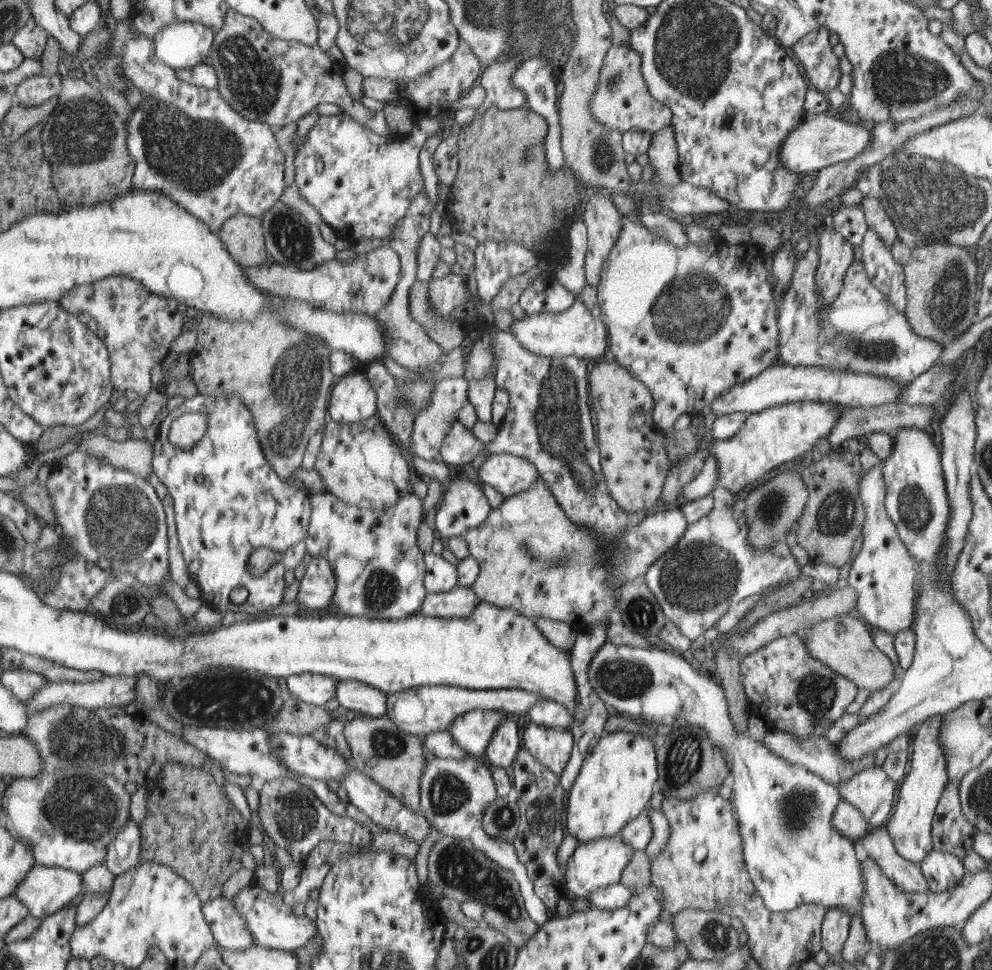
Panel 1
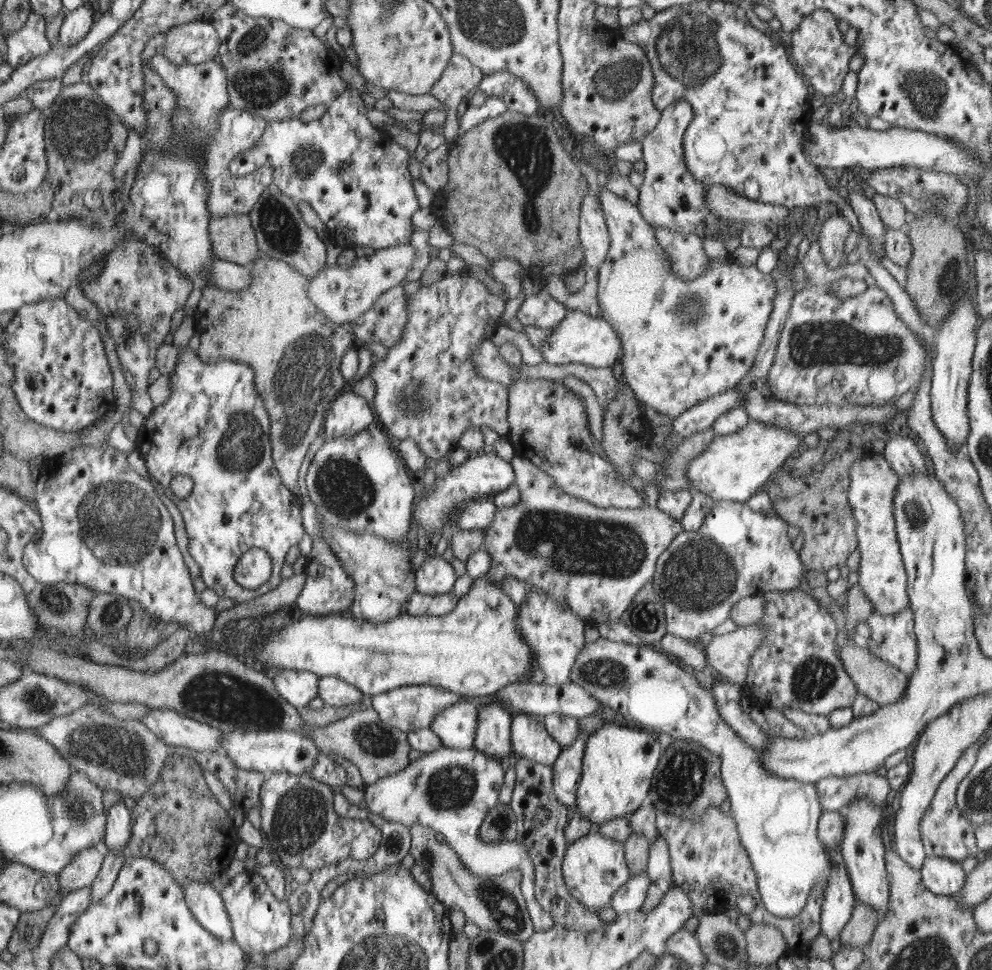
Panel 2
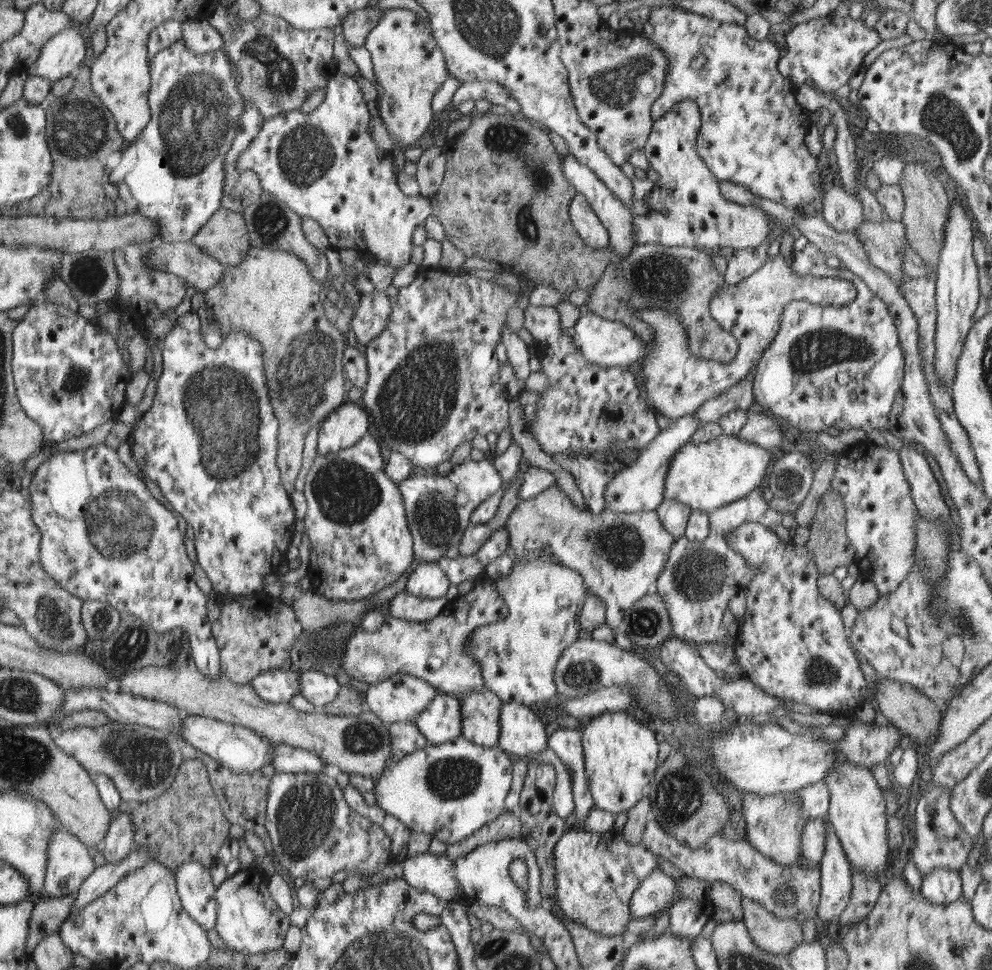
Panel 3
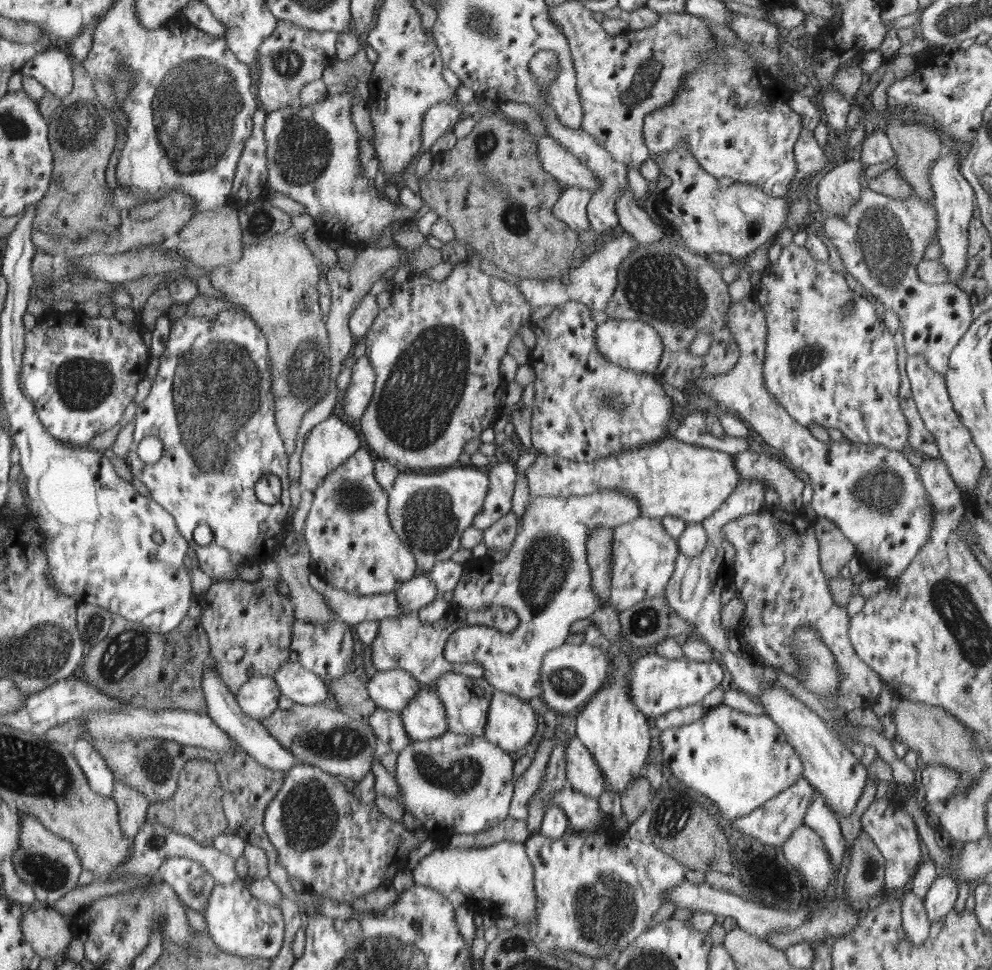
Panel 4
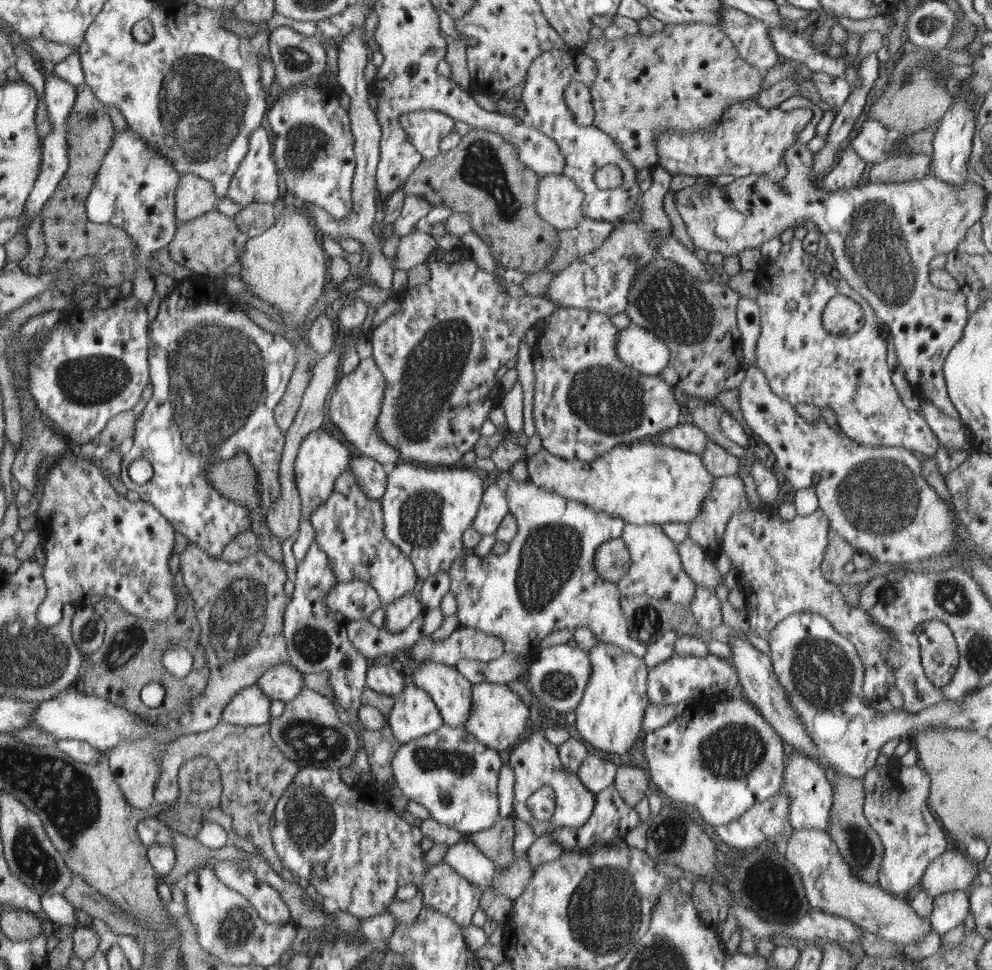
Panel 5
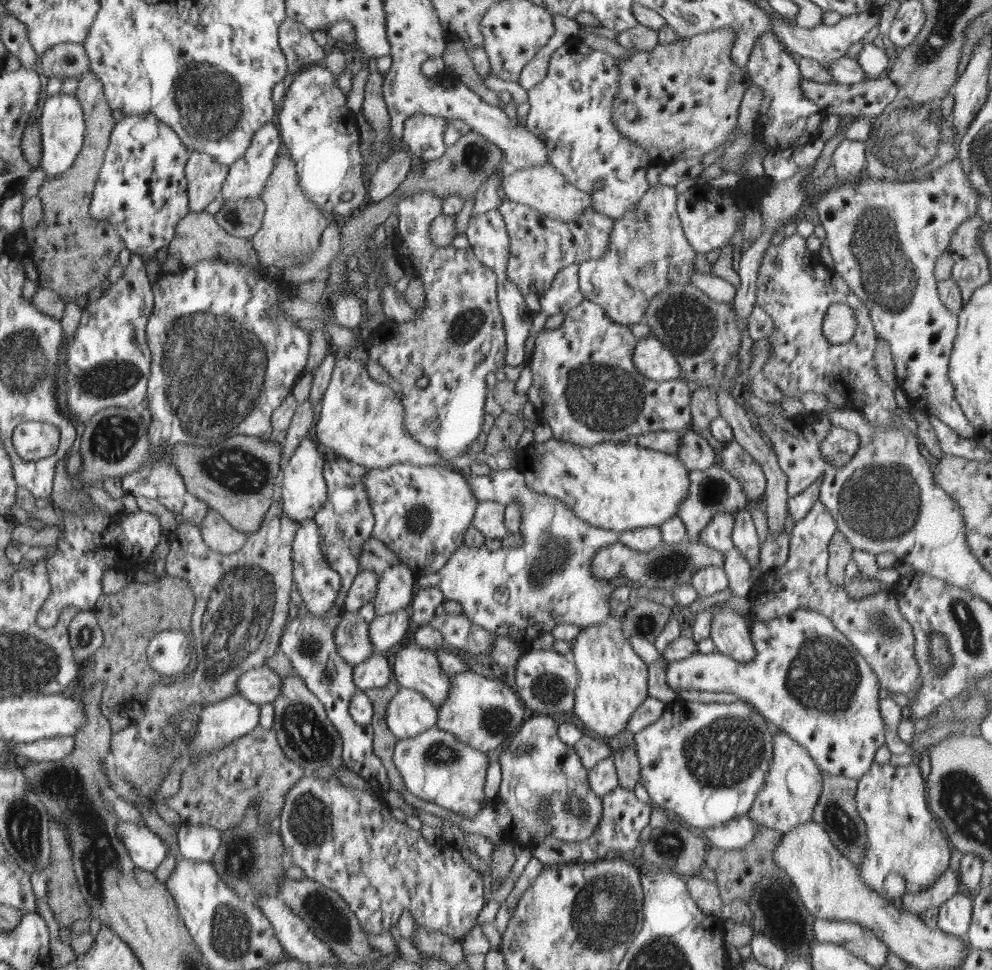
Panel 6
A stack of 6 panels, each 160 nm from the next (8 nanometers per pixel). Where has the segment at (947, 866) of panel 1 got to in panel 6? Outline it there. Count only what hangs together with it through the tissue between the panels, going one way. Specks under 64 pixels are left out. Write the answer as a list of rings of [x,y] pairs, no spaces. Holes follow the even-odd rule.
[[[961,891],[939,907],[938,928],[946,934],[964,938],[973,915],[972,894]]]

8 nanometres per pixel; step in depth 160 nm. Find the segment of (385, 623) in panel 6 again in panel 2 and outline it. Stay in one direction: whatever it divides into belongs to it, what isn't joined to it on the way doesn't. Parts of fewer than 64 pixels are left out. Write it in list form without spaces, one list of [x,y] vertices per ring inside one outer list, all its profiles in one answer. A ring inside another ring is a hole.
[[[429,556],[416,571],[417,593],[440,595],[452,592],[457,578],[448,556]]]

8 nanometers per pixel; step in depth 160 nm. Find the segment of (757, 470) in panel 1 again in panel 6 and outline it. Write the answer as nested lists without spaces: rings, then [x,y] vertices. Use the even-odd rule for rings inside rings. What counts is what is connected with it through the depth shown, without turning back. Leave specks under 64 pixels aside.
[[[554,438],[546,442],[532,441],[516,454],[517,466],[527,487],[536,494],[545,494],[563,502],[583,522],[594,528],[616,533],[647,526],[660,526],[667,518],[677,515],[679,502],[688,494],[689,470],[676,454],[656,452],[627,442],[604,441],[585,447]]]

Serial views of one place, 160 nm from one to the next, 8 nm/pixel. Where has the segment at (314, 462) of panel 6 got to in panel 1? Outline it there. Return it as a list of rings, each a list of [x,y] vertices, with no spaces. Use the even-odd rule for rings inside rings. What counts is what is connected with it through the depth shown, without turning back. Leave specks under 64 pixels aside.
[[[362,373],[343,376],[334,386],[329,411],[332,420],[344,424],[373,417],[377,412],[377,393],[372,382]]]

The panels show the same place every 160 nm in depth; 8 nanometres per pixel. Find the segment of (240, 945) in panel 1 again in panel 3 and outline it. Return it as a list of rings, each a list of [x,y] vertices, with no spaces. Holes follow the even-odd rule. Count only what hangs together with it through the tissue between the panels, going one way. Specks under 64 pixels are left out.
[[[187,862],[175,870],[175,881],[177,891],[182,898],[183,909],[198,923],[204,930],[210,930],[217,925],[217,887],[214,886],[210,877],[210,868],[199,862]]]

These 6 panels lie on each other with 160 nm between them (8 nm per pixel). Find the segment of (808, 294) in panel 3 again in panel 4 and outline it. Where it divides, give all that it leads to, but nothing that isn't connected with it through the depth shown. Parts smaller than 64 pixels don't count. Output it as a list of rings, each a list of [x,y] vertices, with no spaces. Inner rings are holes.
[[[760,284],[754,285],[749,295],[739,302],[732,302],[727,314],[727,325],[734,335],[739,347],[737,366],[726,374],[713,374],[712,376],[699,376],[687,380],[684,392],[690,396],[708,394],[710,398],[724,404],[737,413],[740,419],[746,420],[754,428],[765,444],[780,450],[791,468],[800,468],[808,474],[808,482],[812,484],[812,508],[816,516],[829,519],[842,531],[842,534],[852,542],[860,558],[860,564],[868,569],[870,578],[883,578],[891,582],[903,574],[910,562],[924,544],[928,543],[933,524],[933,510],[931,500],[922,484],[918,469],[910,464],[902,451],[890,450],[884,446],[851,443],[849,440],[822,442],[816,439],[808,428],[802,426],[775,398],[767,392],[764,386],[763,360],[766,351],[767,326],[765,312],[758,304],[757,290]]]

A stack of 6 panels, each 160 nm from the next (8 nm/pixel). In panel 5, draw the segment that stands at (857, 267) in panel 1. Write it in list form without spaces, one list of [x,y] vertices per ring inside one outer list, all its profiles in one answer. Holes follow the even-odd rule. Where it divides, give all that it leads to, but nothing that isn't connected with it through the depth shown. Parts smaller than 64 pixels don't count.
[[[794,238],[782,245],[777,261],[769,265],[768,274],[762,278],[762,286],[766,286],[764,290],[768,294],[764,292],[762,296],[762,292],[758,293],[756,302],[761,312],[761,333],[756,341],[756,363],[775,396],[792,406],[806,402],[821,409],[828,404],[837,415],[838,426],[856,442],[875,447],[901,446],[922,458],[933,457],[939,449],[938,437],[917,411],[910,410],[902,402],[891,379],[887,363],[887,344],[880,338],[880,324],[868,301],[847,283],[837,268],[830,267],[806,253],[800,239]],[[836,295],[853,298],[860,305],[864,320],[868,324],[851,337],[830,334],[823,327],[823,310],[827,302]]]

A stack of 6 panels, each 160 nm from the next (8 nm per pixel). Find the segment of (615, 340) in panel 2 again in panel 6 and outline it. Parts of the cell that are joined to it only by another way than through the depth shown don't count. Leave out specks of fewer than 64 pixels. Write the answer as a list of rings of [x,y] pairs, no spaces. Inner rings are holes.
[[[653,334],[636,342],[633,361],[646,379],[666,382],[680,378],[681,368],[677,358]]]

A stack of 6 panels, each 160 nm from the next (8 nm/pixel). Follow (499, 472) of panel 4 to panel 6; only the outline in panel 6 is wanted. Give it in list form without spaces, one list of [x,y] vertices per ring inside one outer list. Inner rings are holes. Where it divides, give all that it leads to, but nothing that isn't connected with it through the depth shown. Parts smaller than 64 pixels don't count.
[[[486,500],[477,504],[472,525],[484,534],[486,540],[503,540],[509,534],[504,519],[505,506],[502,503]]]

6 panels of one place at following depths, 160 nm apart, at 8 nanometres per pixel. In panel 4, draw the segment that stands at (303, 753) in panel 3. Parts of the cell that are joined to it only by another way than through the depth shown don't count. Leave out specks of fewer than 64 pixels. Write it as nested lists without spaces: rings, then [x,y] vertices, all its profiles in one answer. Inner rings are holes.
[[[205,667],[205,671],[202,672],[202,688],[205,697],[205,703],[207,704],[206,714],[222,729],[225,730],[237,744],[239,744],[250,756],[253,756],[260,764],[263,764],[266,768],[271,768],[272,770],[288,771],[292,762],[294,762],[295,756],[282,746],[276,737],[273,737],[266,727],[257,720],[250,718],[247,714],[242,712],[240,706],[238,706],[236,696],[230,693],[226,684],[222,683],[220,679],[220,672],[215,668],[214,671],[208,671]]]

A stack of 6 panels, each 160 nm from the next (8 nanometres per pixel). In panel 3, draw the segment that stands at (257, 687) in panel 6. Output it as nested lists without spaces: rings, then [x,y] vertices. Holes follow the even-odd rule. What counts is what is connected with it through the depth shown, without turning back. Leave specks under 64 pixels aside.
[[[302,671],[300,687],[300,694],[319,710],[331,703],[341,692],[336,678],[326,676],[322,671]]]

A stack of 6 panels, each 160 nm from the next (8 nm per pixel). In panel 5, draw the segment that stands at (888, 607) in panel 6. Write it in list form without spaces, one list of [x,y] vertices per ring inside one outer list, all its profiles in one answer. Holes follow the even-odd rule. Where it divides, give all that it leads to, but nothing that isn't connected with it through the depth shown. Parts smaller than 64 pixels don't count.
[[[744,506],[727,522],[722,550],[738,568],[738,586],[747,596],[746,621],[758,636],[767,640],[776,624],[792,614],[818,614],[844,635],[860,655],[865,672],[860,696],[883,697],[895,686],[893,670],[883,655],[893,644],[893,634],[884,626],[876,626],[868,611],[847,604],[839,586],[823,578],[821,565],[830,528],[828,517],[820,508],[807,516],[796,515],[790,521],[780,521],[778,511],[759,512]]]

